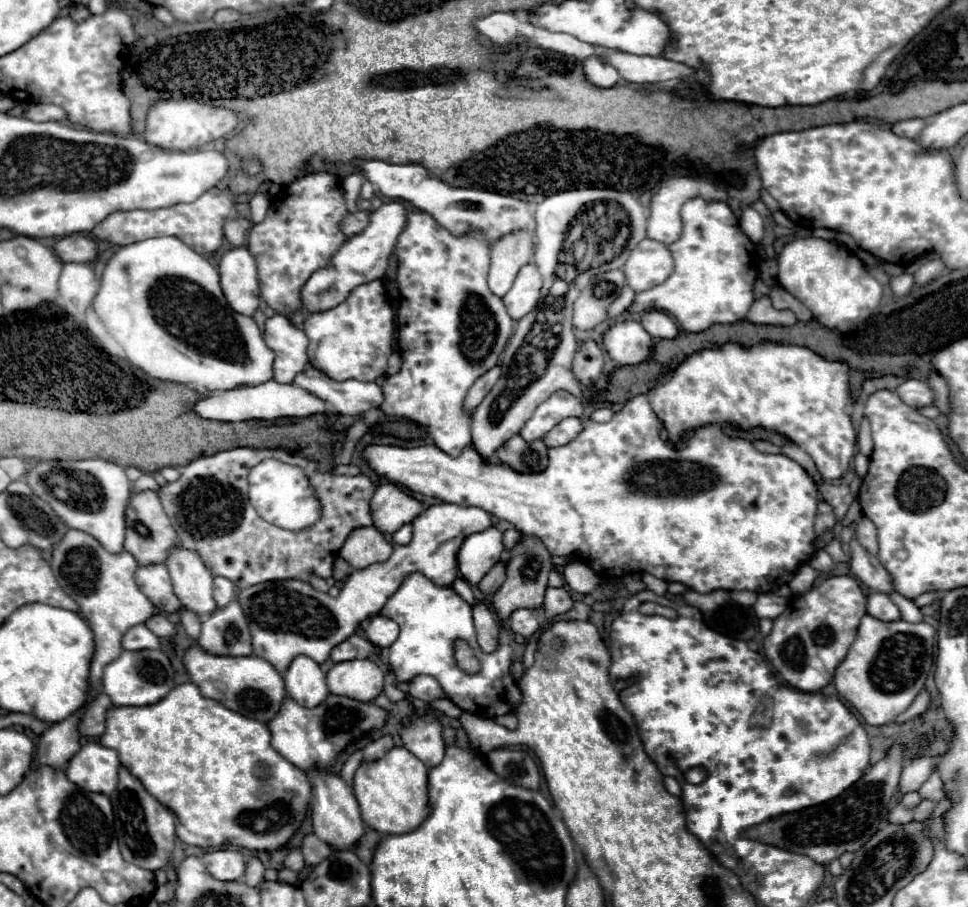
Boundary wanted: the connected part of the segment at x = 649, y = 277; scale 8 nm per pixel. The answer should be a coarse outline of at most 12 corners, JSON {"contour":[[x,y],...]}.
{"contour":[[643,239],[623,265],[639,293],[673,273],[669,249]]}

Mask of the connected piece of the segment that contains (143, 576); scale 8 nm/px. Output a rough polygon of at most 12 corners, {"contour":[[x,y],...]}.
{"contour":[[165,565],[137,569],[137,585],[165,611],[179,611]]}

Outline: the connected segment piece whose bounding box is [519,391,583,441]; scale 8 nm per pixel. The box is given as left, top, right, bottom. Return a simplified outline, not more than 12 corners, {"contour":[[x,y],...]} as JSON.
{"contour":[[567,391],[543,401],[521,429],[525,441],[541,439],[583,407]]}

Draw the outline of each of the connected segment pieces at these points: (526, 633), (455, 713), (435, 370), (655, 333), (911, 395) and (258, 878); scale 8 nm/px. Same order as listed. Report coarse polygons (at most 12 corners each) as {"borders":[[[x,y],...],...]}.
{"borders":[[[517,609],[509,617],[513,633],[529,639],[539,629],[541,609]],[[448,698],[435,700],[435,711],[458,719],[463,711]],[[411,213],[401,371],[379,409],[471,447],[469,387],[513,333],[491,245]],[[657,309],[641,313],[641,325],[653,339],[679,335],[677,323]],[[919,379],[897,387],[903,403],[917,409],[933,405],[933,389]],[[257,857],[247,861],[243,881],[249,887],[263,883],[263,863]]]}

